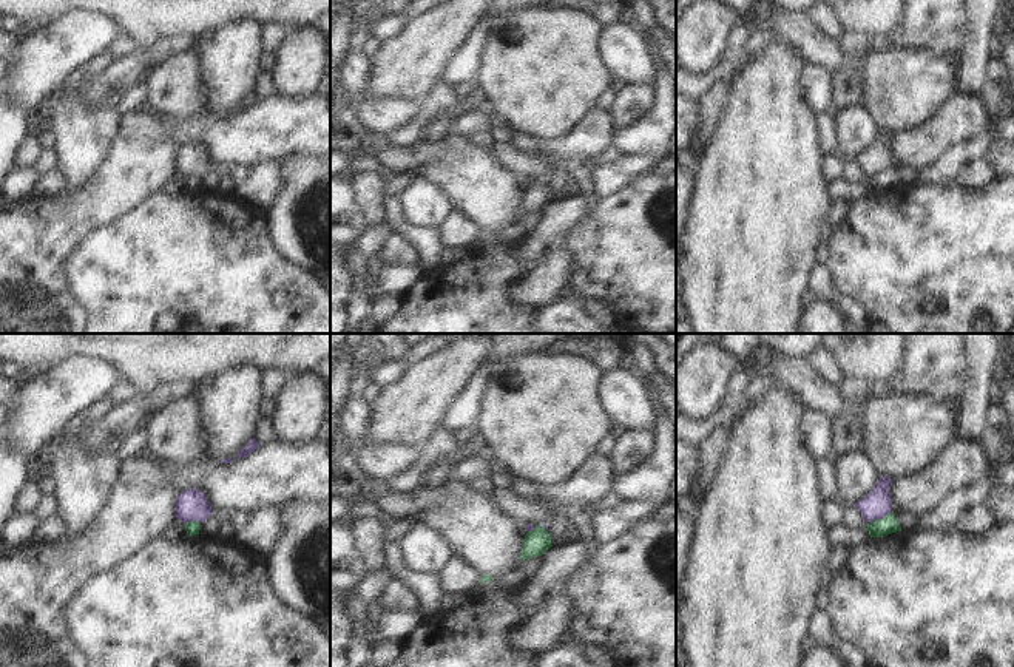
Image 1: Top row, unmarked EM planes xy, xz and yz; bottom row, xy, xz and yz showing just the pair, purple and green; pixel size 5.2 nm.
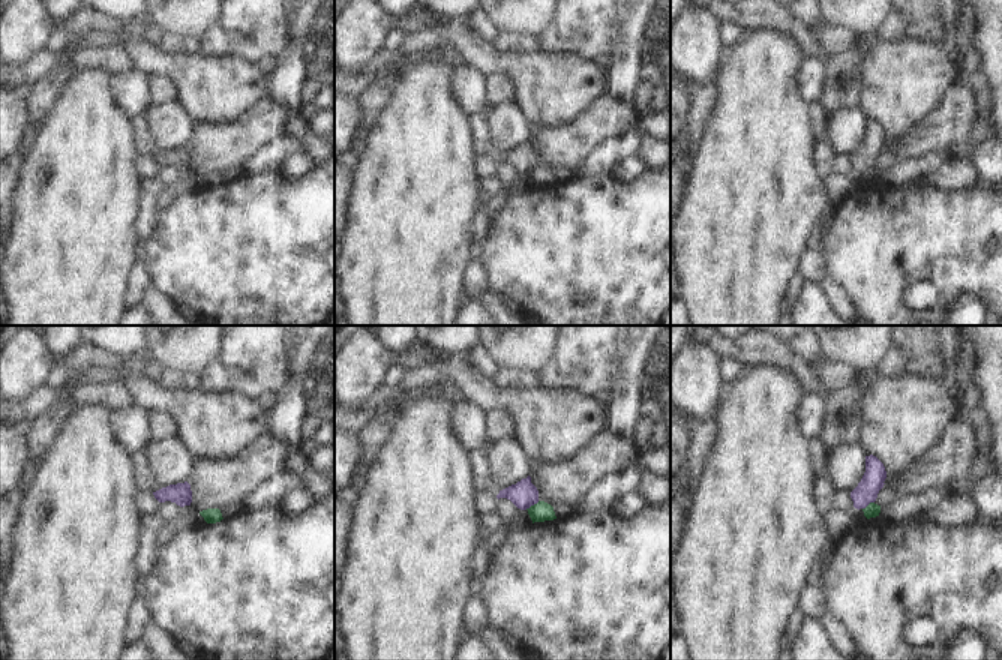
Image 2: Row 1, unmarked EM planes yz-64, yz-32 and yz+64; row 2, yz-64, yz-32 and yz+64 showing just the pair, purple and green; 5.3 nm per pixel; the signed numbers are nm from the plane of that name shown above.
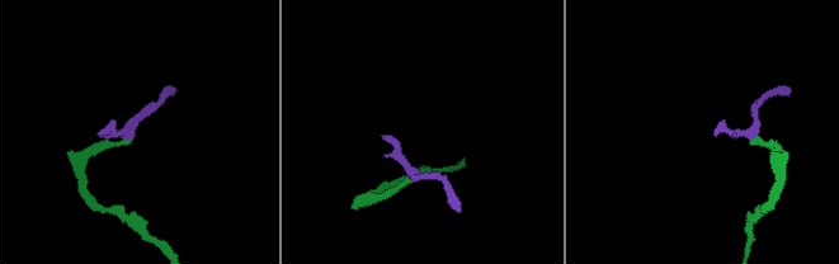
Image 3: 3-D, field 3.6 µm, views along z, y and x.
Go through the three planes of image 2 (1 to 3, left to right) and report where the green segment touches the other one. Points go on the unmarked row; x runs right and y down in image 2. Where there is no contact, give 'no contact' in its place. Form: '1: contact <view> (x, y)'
1: no contact
2: contact yz-32 (531, 168)
3: contact yz+64 (867, 168)

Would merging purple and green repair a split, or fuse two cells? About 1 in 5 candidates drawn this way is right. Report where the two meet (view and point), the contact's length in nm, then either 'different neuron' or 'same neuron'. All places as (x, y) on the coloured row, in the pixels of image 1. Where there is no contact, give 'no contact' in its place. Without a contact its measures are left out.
yz (878, 518) | 140 nm | different neuron

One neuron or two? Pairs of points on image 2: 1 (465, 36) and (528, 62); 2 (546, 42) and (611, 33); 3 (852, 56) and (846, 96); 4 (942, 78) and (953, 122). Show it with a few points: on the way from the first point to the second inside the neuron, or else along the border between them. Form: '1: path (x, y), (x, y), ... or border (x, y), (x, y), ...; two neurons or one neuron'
1: path (480, 51), (491, 62), (513, 62); one neuron
2: path (563, 36), (567, 33), (594, 33); one neuron
3: path (848, 66), (846, 86); one neuron
4: border (953, 81), (923, 119); two neurons

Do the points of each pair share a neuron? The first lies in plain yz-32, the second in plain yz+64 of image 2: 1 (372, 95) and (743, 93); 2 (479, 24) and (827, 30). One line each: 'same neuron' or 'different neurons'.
1: different neurons
2: different neurons

